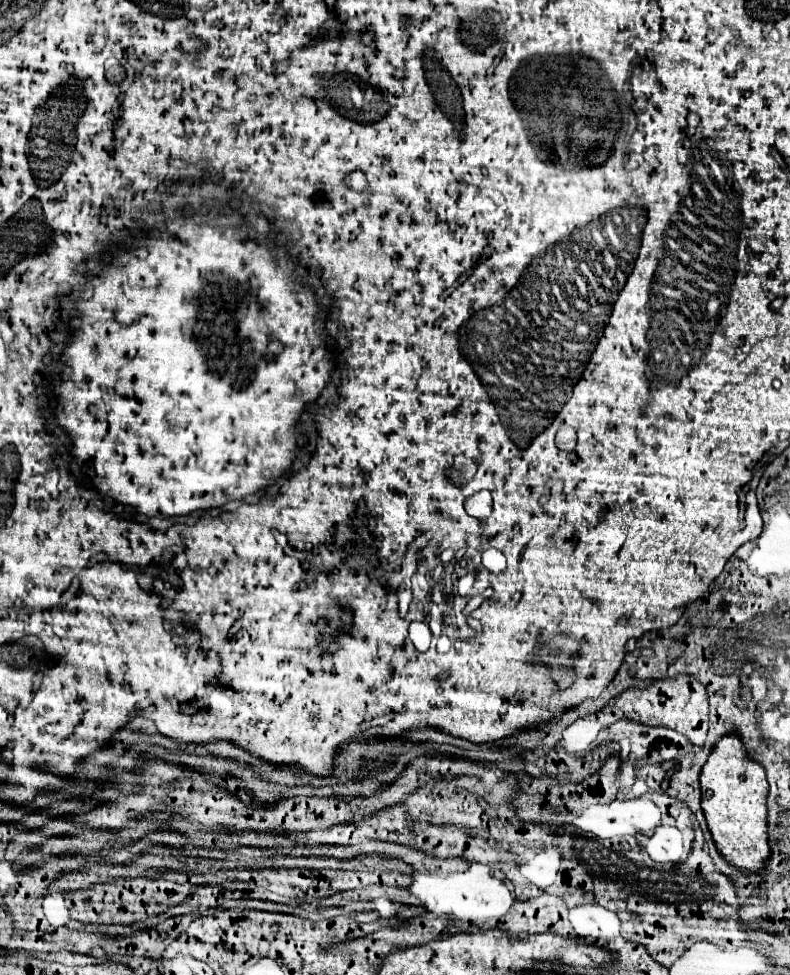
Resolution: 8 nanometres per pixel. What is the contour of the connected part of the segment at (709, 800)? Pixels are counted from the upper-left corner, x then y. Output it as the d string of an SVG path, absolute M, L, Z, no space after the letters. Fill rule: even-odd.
M726 733L714 745L706 765L702 767L700 787L702 809L718 851L732 865L746 871L758 871L770 853L766 833L768 781L766 769L758 761L750 759L738 733Z

